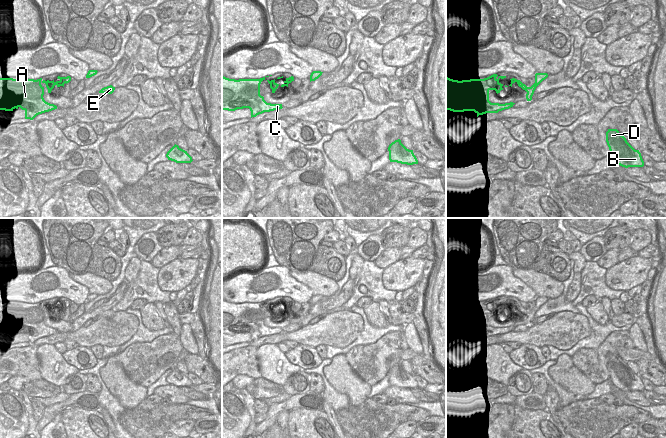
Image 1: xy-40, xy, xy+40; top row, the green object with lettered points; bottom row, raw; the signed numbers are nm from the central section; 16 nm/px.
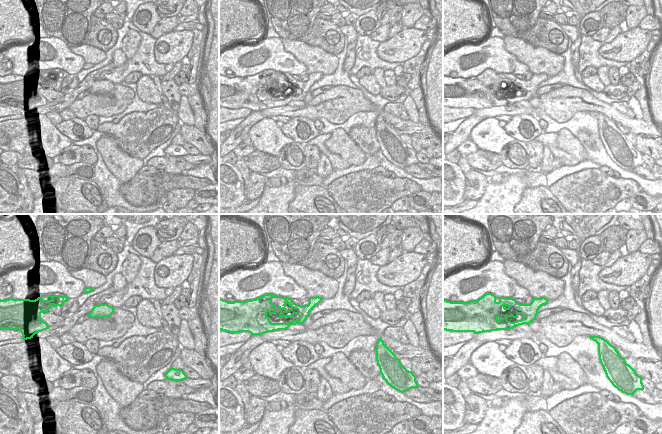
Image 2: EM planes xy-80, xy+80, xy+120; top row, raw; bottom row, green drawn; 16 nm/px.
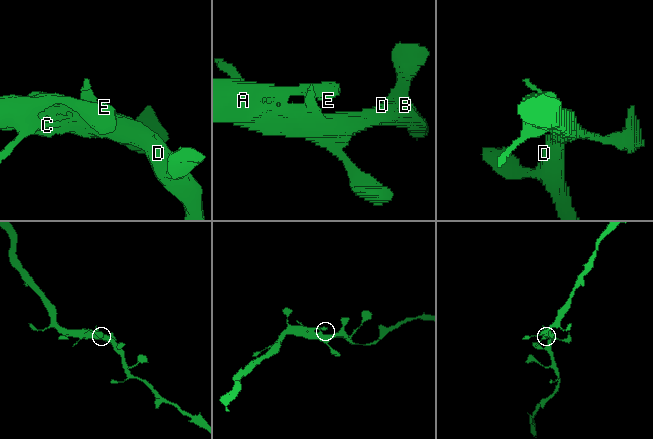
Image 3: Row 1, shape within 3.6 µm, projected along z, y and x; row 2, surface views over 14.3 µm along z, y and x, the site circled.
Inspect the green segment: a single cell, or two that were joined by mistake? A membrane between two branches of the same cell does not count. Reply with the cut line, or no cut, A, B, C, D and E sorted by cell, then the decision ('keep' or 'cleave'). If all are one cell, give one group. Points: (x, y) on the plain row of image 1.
cut none; groups A B C D E; keep

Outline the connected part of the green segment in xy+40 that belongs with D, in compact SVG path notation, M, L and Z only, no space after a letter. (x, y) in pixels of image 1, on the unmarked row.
M608 353L606 366L610 374L610 380L616 388L625 392L644 390L639 374L635 374L617 353Z

